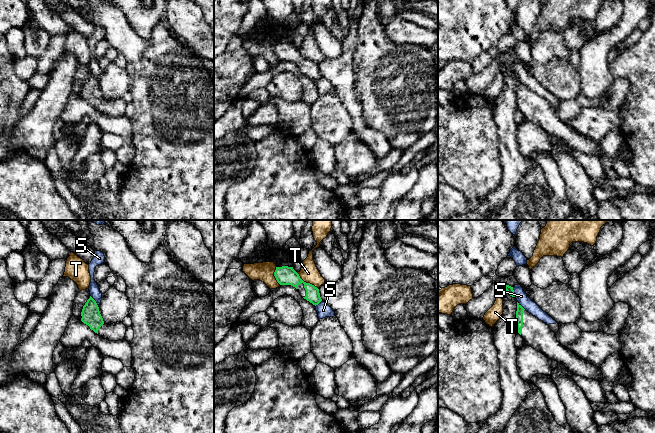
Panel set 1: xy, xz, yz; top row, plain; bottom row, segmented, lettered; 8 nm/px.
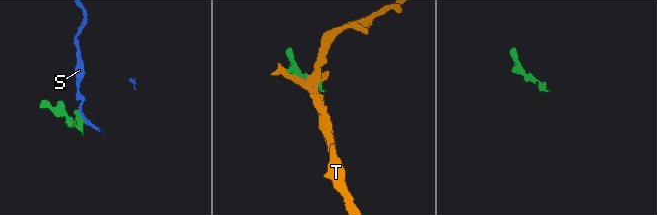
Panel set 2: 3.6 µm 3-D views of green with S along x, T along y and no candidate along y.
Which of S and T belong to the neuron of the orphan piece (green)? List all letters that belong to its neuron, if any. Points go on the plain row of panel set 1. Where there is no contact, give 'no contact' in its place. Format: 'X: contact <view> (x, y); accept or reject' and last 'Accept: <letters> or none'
S: contact xy (94, 76); reject
T: contact xz (307, 59); reject
Accept: none

